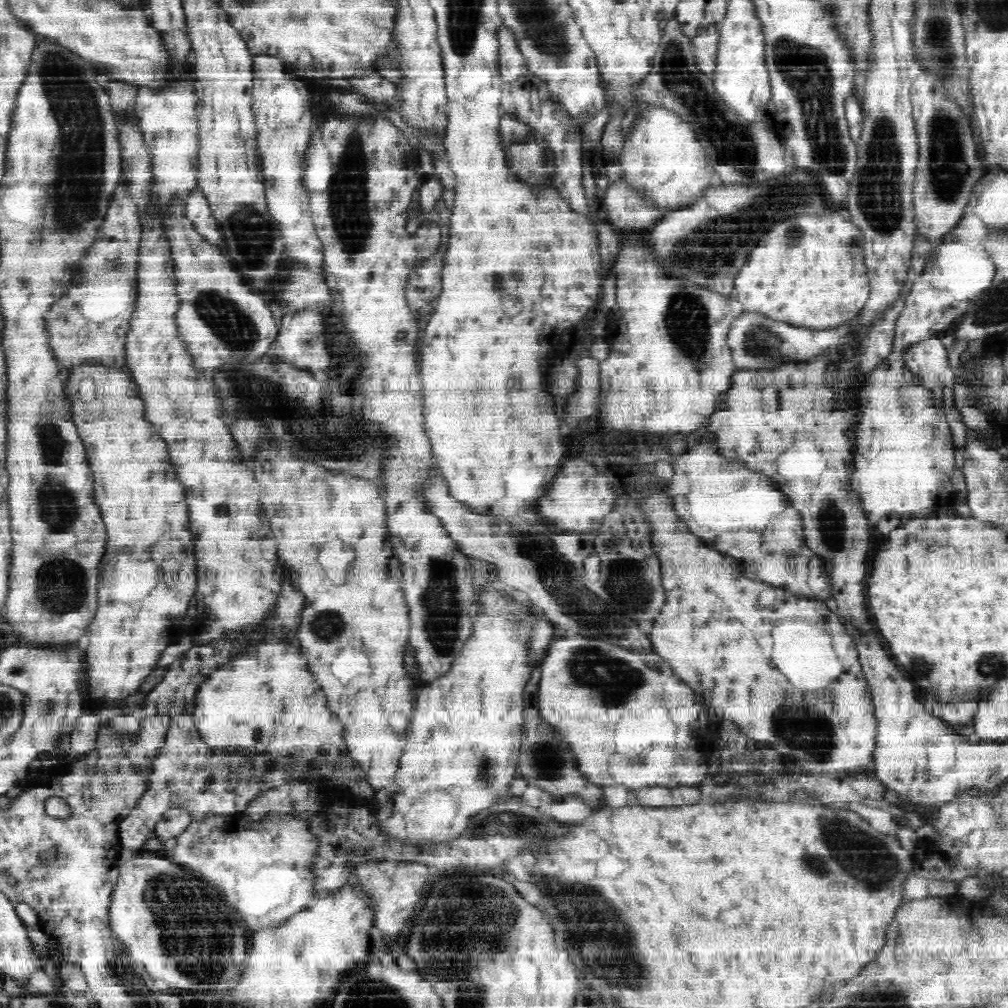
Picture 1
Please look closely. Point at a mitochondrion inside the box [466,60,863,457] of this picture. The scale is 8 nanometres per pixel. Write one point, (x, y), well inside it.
(719, 246)

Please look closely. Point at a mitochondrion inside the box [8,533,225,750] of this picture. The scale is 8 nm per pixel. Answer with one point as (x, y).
(52, 587)

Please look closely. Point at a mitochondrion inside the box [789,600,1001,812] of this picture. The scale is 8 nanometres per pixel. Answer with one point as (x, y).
(921, 668)

